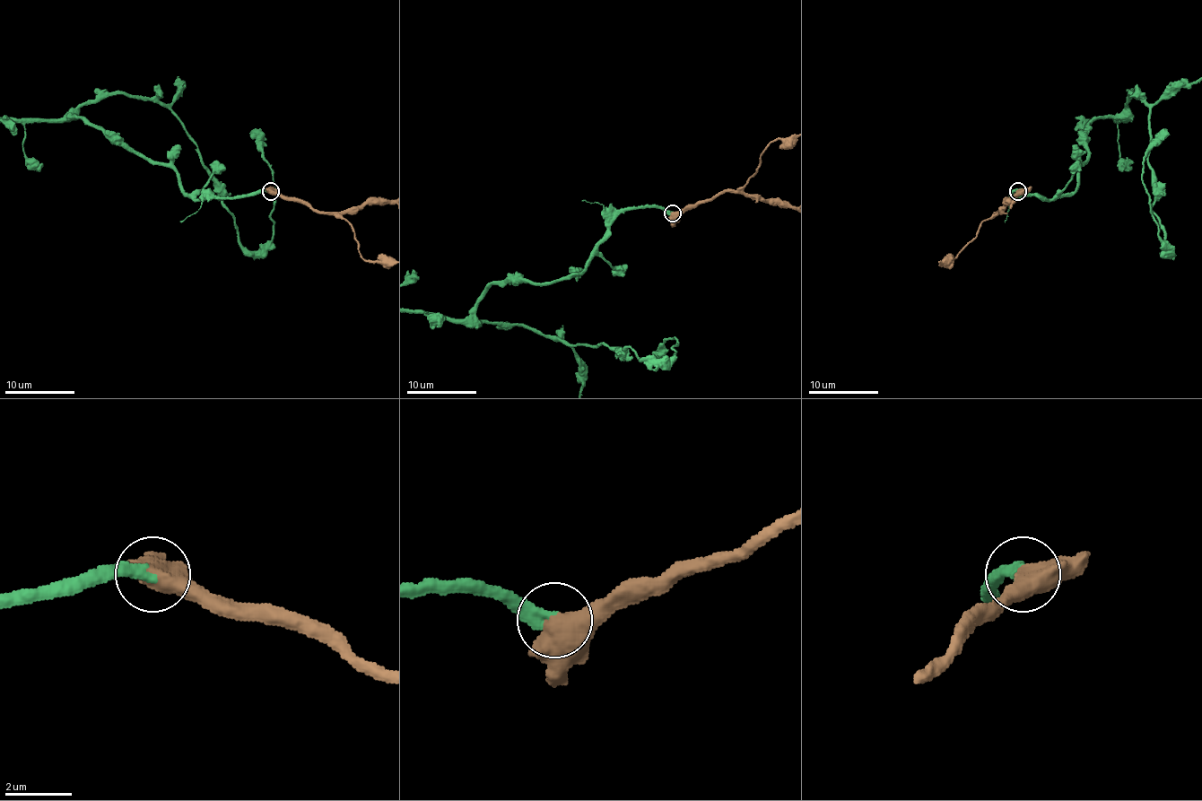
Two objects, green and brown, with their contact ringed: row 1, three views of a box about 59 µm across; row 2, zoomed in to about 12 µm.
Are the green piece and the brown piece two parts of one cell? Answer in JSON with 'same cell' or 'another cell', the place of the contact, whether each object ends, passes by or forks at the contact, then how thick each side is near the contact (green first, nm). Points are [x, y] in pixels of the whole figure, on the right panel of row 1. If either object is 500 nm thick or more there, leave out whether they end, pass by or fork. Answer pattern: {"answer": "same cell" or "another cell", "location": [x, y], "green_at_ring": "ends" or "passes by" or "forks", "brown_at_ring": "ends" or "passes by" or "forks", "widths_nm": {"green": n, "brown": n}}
{"answer": "same cell", "location": [1017, 191], "widths_nm": {"green": 400, "brown": 750}}

